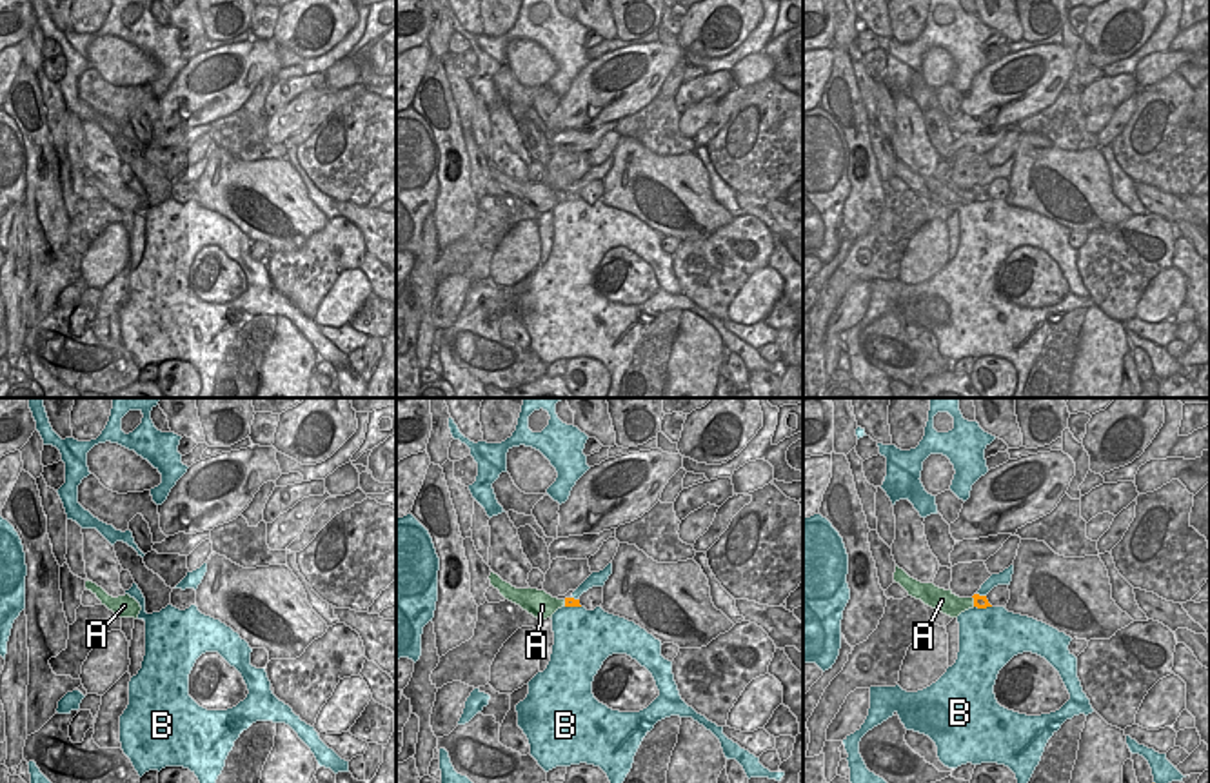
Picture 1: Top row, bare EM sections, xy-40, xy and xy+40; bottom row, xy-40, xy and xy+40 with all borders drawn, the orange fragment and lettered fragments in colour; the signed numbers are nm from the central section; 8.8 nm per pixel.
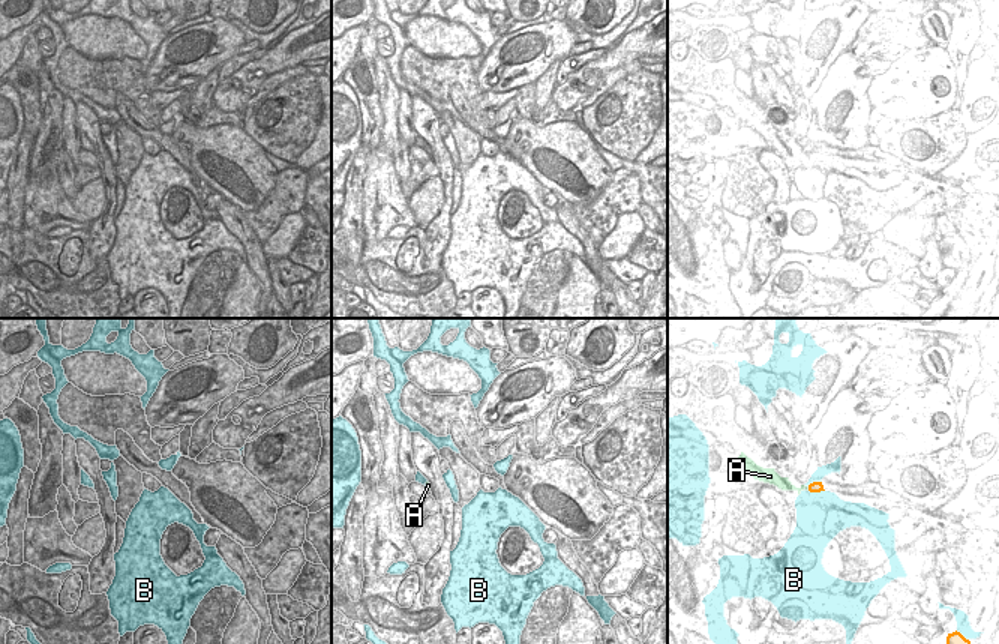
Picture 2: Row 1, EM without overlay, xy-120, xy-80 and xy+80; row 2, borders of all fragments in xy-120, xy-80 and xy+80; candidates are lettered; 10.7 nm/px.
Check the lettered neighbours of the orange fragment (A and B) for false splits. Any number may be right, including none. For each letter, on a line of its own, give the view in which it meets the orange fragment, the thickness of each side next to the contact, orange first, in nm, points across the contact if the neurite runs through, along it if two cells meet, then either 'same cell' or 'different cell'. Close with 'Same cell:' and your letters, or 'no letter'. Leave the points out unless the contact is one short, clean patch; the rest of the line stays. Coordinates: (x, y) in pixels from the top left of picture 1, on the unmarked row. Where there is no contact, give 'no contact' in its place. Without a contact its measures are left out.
A: meets orange in xy+40; 120 nm thick on the orange side, 200 nm on the other; runs through xy+40 (980, 195), (974, 195), (949, 197); same cell
B: meets orange in xy+40; 120 nm thick on the orange side, 480 nm on the other; different cell
Same cell: A

